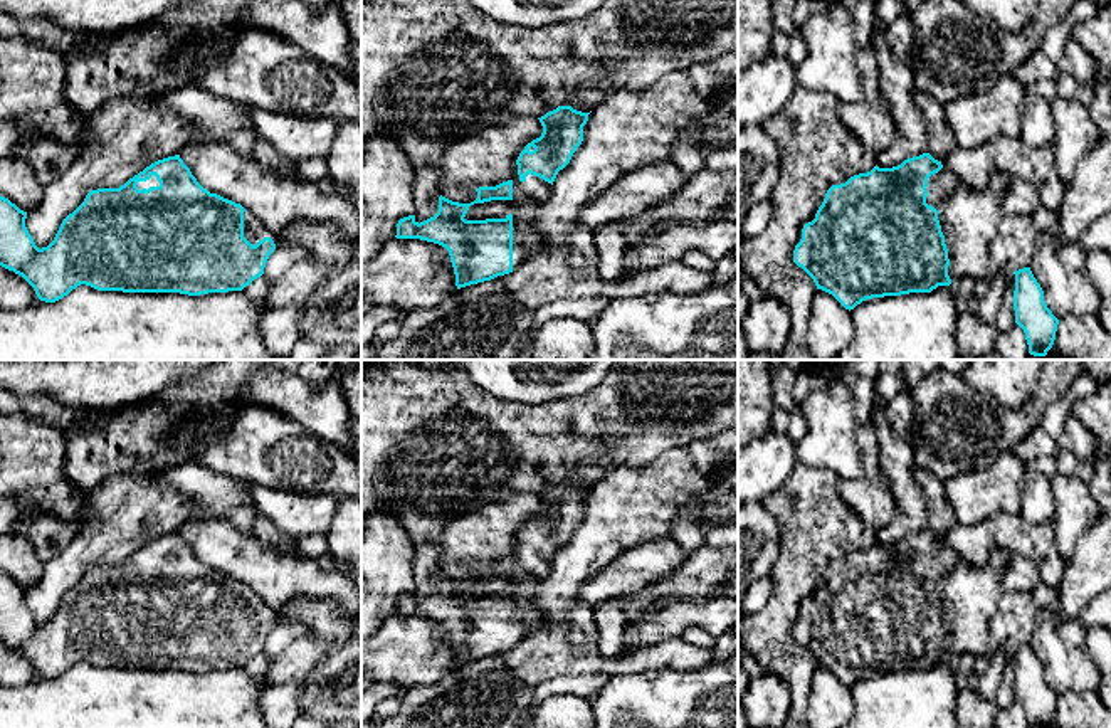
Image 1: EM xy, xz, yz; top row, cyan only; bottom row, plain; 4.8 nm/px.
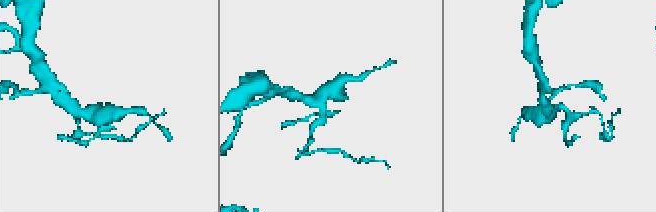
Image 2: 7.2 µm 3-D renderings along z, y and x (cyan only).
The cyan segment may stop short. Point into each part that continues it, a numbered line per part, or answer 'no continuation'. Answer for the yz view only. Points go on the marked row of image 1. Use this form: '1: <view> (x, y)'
1: yz (970, 217)

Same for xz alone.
1: xz (526, 195)

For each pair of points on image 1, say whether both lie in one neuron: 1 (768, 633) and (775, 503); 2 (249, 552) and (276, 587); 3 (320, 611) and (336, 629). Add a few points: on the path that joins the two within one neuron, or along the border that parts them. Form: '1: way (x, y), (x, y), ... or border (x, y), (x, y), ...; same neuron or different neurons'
1: way (785, 601), (792, 587), (792, 535); same neuron
2: way (254, 560), (273, 579); same neuron
3: way (323, 616), (331, 624); same neuron

